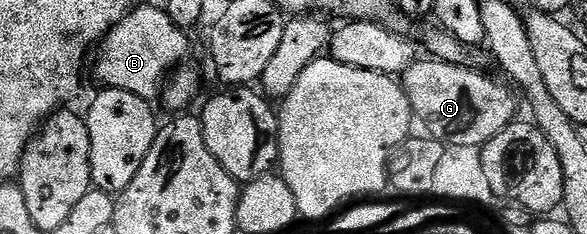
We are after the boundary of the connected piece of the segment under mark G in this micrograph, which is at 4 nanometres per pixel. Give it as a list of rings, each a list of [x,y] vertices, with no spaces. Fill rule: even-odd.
[[[417,58],[411,66],[402,73],[402,87],[412,107],[412,115],[429,128],[431,139],[441,144],[454,146],[468,146],[481,149],[498,135],[503,128],[508,127],[517,119],[516,96],[507,88],[507,83],[499,84],[492,76],[483,76],[475,72],[472,66],[451,64],[445,60],[435,58]]]

